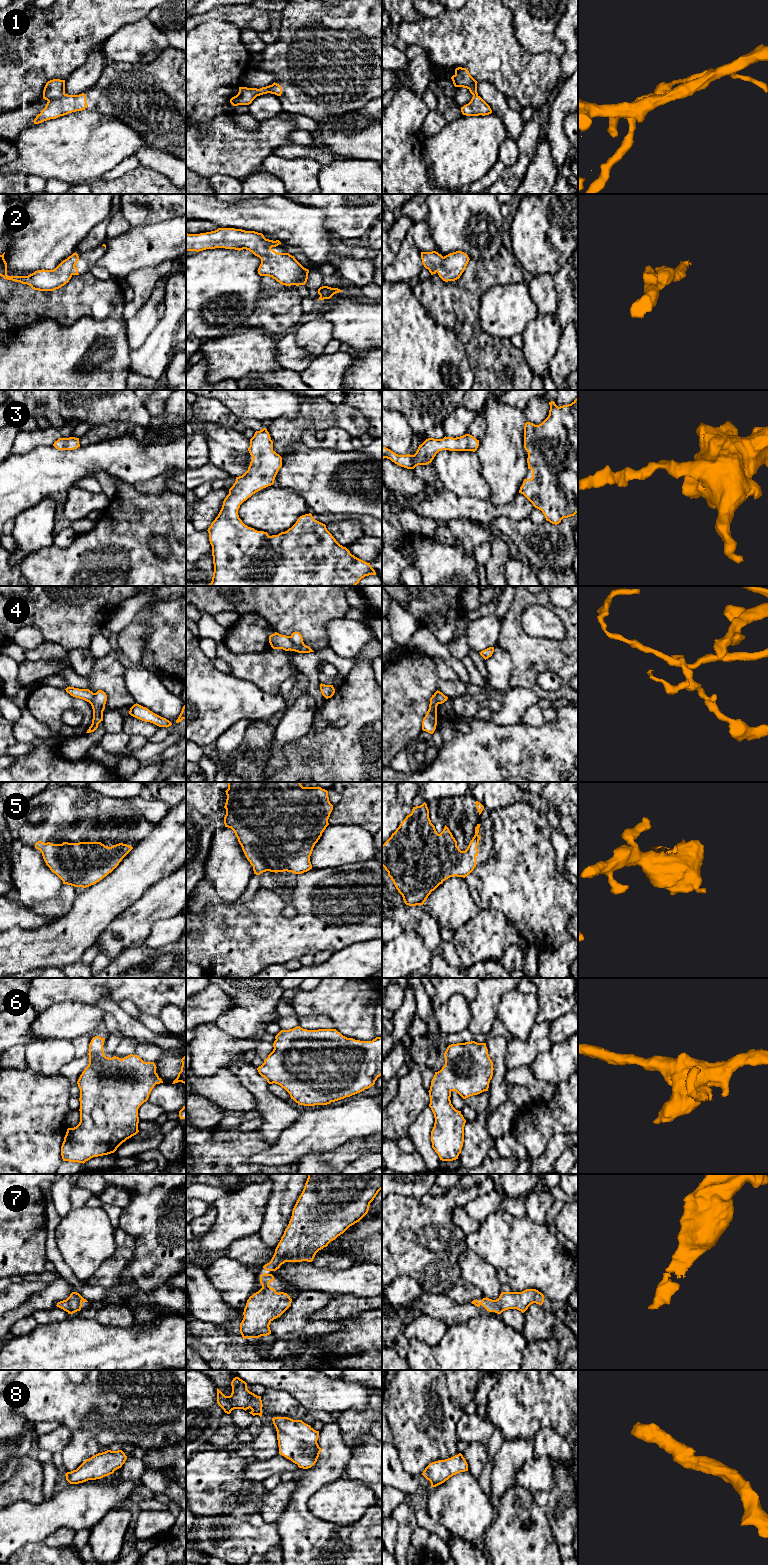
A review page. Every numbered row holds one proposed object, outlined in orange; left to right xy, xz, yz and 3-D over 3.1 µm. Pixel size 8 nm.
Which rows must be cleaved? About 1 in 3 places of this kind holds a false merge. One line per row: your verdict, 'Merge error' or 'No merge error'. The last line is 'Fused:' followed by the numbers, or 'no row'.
1: Merge error
2: No merge error
3: No merge error
4: Merge error
5: No merge error
6: No merge error
7: No merge error
8: No merge error
Fused: 1, 4

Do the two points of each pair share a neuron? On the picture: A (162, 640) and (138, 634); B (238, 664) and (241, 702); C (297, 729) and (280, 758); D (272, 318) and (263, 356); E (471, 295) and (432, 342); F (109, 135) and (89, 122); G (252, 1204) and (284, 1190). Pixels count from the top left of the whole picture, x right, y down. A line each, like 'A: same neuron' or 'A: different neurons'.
A: different neurons
B: different neurons
C: same neuron
D: different neurons
E: different neurons
F: same neuron
G: different neurons

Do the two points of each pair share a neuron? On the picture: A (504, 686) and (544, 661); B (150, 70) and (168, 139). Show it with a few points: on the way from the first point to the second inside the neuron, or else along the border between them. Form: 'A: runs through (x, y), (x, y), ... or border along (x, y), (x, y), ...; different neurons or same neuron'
A: border along (512, 660), (510, 687); different neurons
B: runs through (150, 87), (150, 94), (168, 113), (168, 122); same neuron

